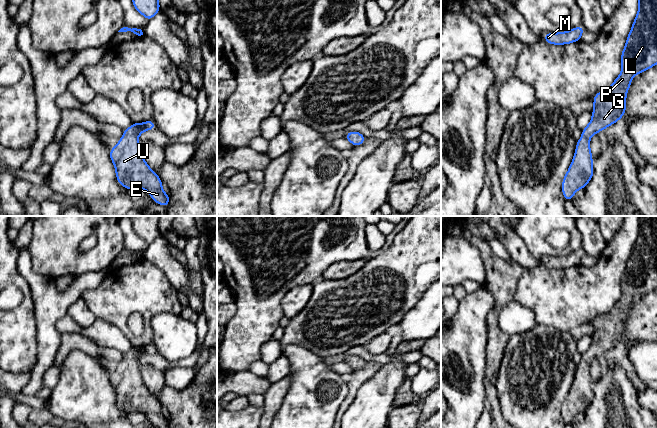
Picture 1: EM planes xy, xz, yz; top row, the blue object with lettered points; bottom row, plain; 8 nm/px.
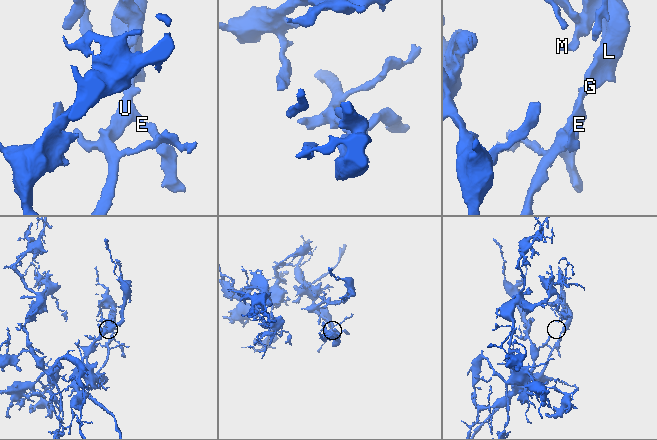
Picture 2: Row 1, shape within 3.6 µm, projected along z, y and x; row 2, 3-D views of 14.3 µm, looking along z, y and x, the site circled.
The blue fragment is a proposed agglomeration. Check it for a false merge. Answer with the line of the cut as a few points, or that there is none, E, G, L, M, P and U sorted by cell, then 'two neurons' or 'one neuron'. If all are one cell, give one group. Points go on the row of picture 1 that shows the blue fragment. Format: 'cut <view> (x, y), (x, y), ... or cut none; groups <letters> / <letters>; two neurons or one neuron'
cut none; groups E G L M P U; one neuron

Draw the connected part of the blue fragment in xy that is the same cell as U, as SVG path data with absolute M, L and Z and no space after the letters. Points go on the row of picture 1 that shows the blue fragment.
M153 120L133 122L129 128L124 129L123 137L109 150L109 155L120 185L125 189L144 189L155 203L167 208L170 197L163 191L160 177L145 162L138 144L141 133L155 128Z

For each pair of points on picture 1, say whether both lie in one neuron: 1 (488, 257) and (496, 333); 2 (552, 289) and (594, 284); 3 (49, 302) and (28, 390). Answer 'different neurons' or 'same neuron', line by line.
1: same neuron
2: same neuron
3: same neuron

